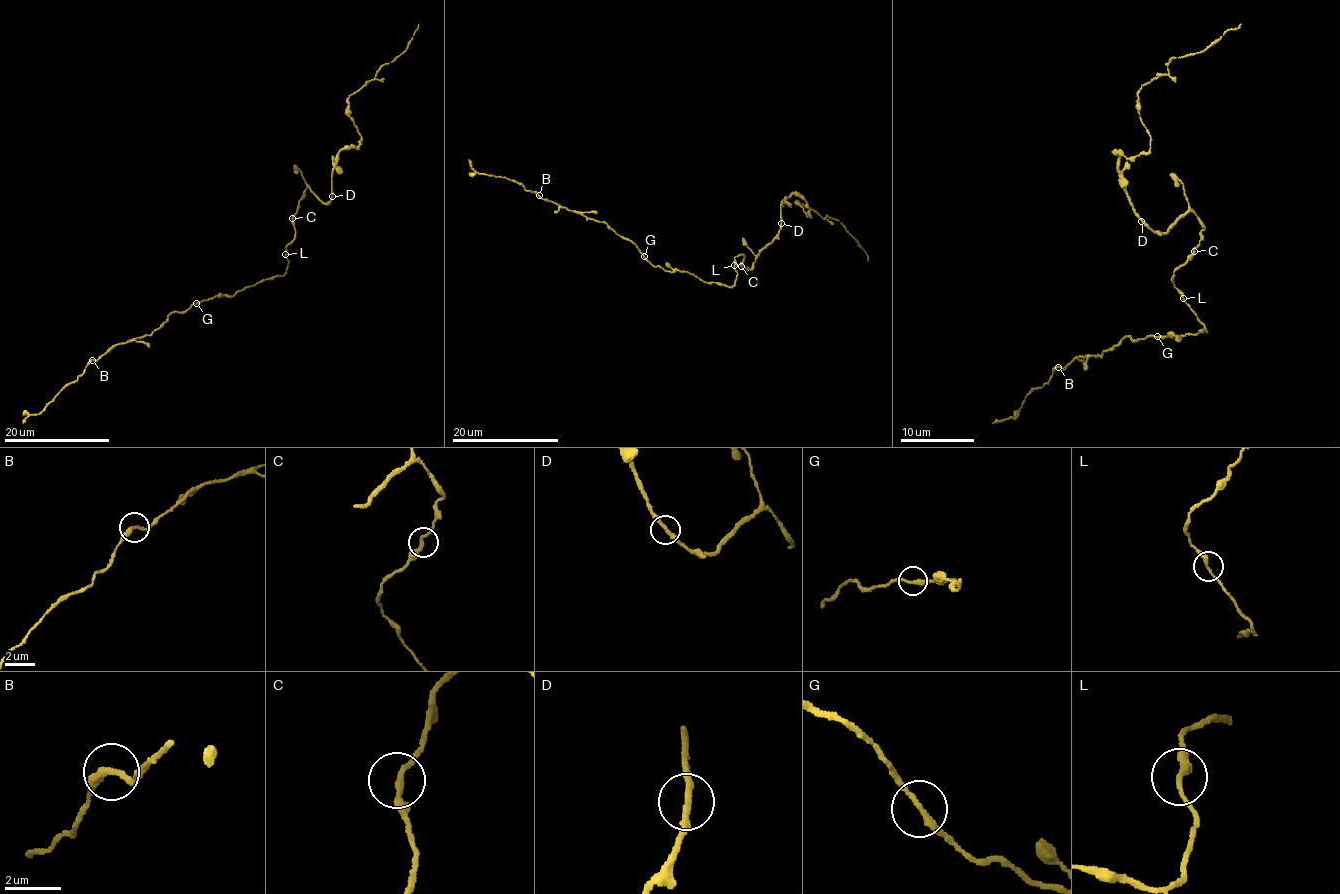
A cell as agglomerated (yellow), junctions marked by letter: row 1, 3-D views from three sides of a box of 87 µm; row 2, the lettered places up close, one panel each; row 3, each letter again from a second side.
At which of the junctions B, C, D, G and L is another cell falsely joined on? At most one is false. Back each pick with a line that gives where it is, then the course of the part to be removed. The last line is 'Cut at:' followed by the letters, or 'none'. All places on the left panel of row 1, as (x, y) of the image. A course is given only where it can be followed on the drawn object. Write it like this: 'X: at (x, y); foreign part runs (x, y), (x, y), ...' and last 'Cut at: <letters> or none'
Cut at: none

